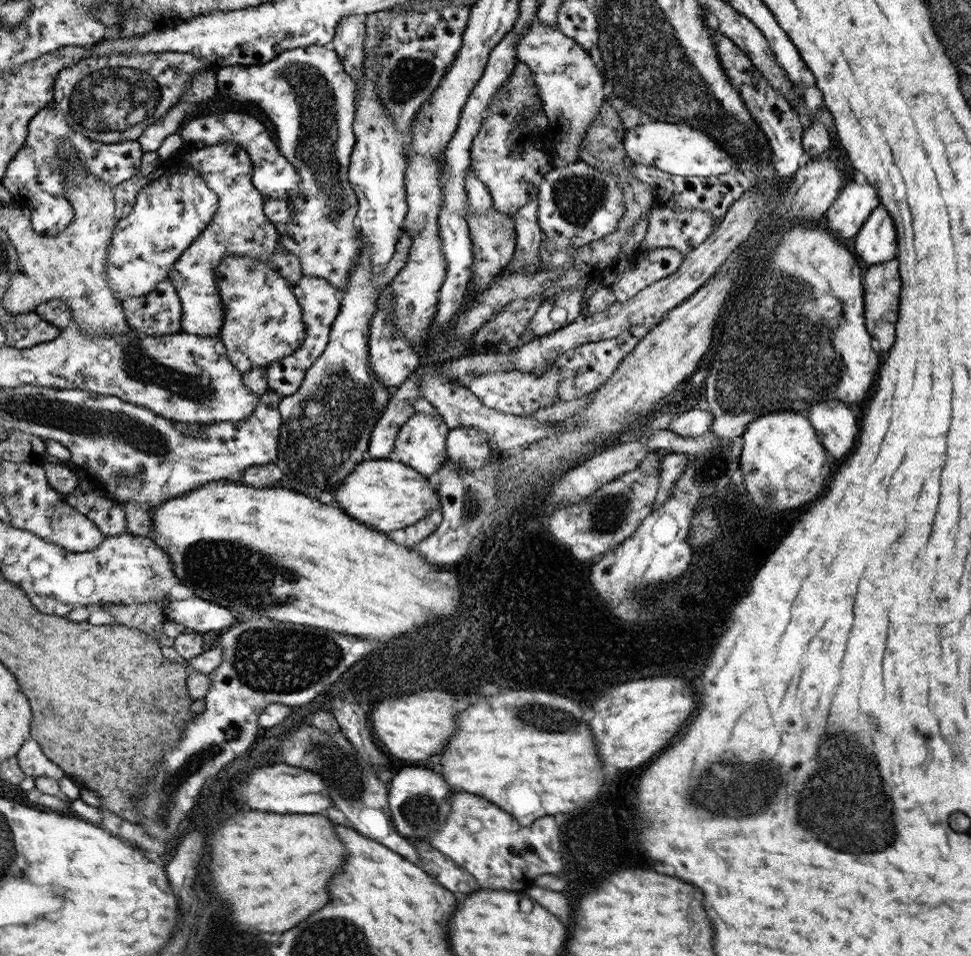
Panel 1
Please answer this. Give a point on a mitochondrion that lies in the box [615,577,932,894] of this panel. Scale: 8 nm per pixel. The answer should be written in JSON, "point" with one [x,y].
{"point":[860,829]}

